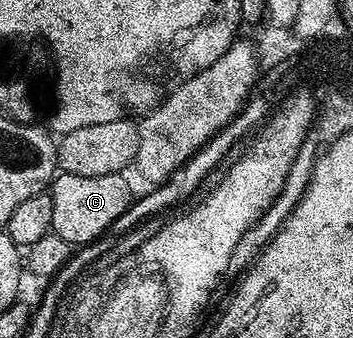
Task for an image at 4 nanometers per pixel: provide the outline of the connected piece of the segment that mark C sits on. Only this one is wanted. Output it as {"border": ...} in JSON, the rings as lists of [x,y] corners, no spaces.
{"border":[[[62,172],[51,179],[49,193],[53,200],[54,234],[61,240],[80,248],[91,242],[98,242],[110,231],[114,221],[130,209],[133,203],[131,186],[123,179],[122,173],[109,176],[73,176]]]}

